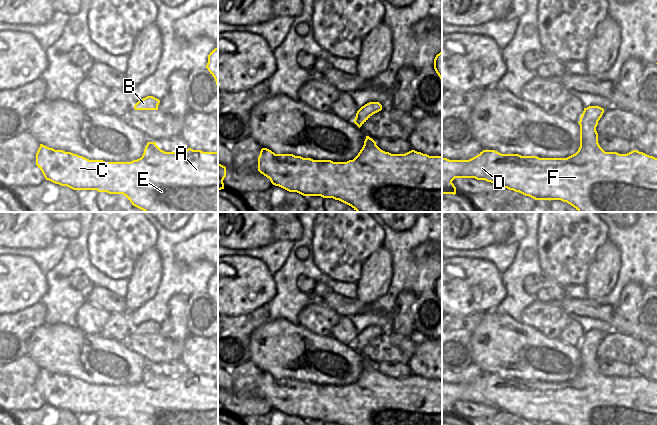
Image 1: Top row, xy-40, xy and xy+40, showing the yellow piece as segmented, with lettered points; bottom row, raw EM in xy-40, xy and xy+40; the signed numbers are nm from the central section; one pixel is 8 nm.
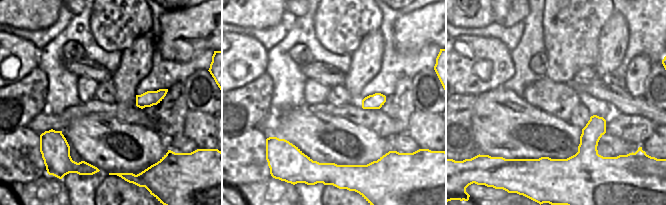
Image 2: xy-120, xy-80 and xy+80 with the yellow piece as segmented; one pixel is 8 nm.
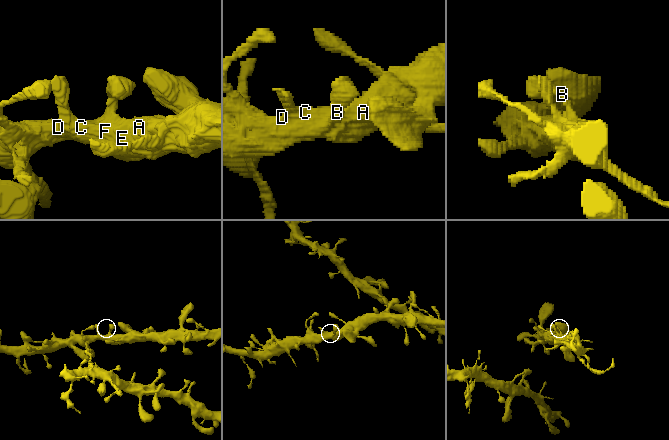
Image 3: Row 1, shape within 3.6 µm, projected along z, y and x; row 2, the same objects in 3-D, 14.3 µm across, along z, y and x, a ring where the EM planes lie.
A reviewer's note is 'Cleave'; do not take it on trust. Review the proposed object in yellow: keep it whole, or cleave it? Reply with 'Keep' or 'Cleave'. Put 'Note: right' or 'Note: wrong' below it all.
Keep
Note: wrong

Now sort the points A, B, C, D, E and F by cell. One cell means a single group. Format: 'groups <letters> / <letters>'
groups A B C D E F

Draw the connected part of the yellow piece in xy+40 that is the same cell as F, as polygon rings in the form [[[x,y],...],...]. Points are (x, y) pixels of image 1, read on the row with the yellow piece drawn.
[[[589,106],[578,122],[580,125],[580,147],[567,158],[539,158],[519,154],[501,154],[495,150],[483,150],[469,160],[442,158],[442,195],[456,194],[452,183],[455,178],[475,178],[497,186],[519,192],[535,200],[561,200],[573,206],[578,212],[657,212],[657,158],[633,150],[627,154],[605,152],[598,143],[596,127],[604,109]]]

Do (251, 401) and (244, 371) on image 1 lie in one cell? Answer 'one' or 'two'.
one

